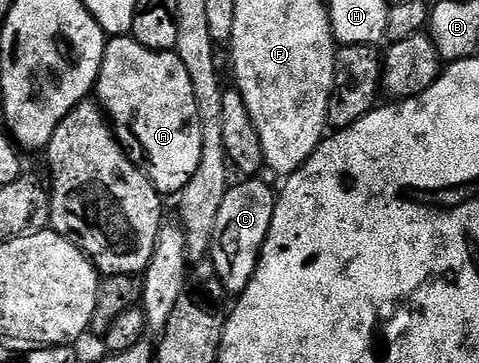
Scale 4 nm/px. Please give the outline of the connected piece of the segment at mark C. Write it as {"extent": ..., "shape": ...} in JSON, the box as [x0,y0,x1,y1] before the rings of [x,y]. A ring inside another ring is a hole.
{"extent":[209,180,276,296],"shape":[[[242,180],[242,183],[231,185],[224,196],[224,204],[220,204],[220,212],[216,216],[216,228],[214,239],[210,241],[209,261],[214,263],[216,272],[220,276],[222,286],[227,295],[238,296],[248,288],[252,276],[258,267],[258,259],[262,256],[262,245],[268,236],[268,228],[272,224],[274,215],[274,203],[276,201],[276,190],[273,190],[262,180]]]}

